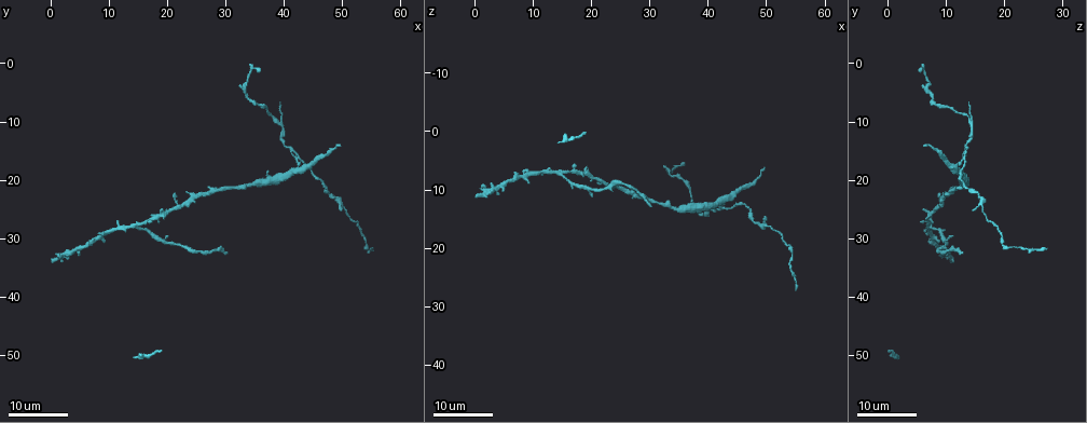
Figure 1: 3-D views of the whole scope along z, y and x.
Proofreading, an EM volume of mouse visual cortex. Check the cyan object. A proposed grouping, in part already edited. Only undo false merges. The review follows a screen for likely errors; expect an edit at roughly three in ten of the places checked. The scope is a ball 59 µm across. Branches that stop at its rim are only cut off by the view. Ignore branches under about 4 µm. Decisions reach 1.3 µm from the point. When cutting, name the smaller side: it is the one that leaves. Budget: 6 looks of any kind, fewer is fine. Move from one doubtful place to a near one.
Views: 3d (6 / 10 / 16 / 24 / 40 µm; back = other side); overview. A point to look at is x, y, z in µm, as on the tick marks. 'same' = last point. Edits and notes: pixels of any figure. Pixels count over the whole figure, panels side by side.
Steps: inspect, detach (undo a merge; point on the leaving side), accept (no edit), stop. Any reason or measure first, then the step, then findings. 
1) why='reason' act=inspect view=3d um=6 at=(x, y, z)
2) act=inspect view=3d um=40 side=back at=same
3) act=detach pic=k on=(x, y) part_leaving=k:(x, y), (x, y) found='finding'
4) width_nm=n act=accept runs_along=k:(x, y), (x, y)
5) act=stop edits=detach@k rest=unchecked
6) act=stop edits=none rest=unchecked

act=inspect view=3d um=16 at=(14.5, 28.0, 8.0)

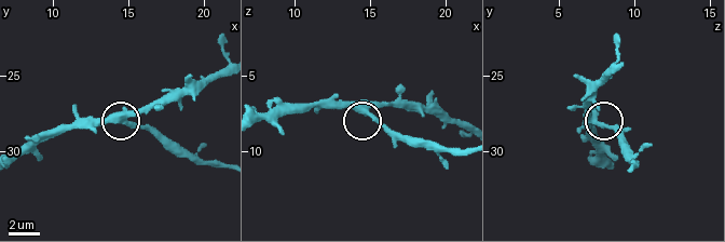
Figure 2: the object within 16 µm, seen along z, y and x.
act=inspect view=3d um=10 at=(14.8, 28.0, 7.6)

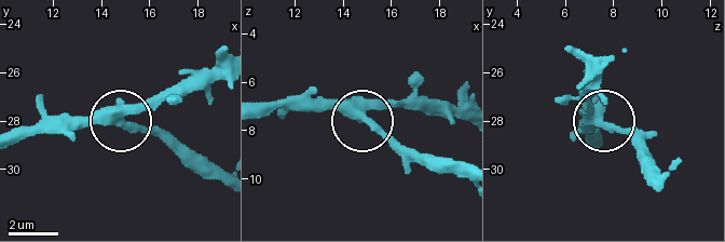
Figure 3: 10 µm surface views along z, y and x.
act=accept runs_along=3:(465, 118), (397, 104), (360, 118), (288, 110) found='continuous, no second neuron'

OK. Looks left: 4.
act=inspect view=3d um=24 at=(24.0, 32.5, 8.5)

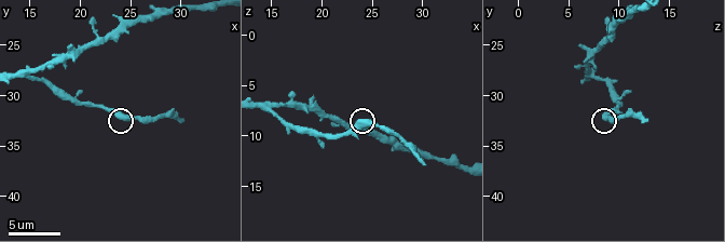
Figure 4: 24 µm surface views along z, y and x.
act=inspect view=3d um=6 at=(24.4, 32.2, 8.6)

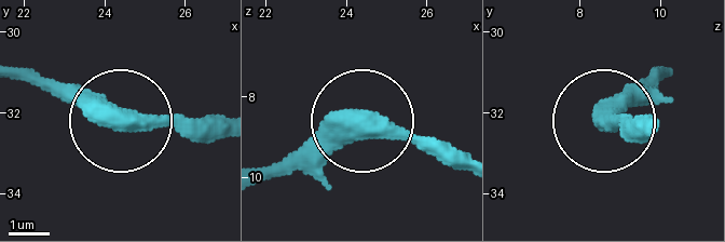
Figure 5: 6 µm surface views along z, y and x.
act=inspect view=3d um=6 side=back at=(24.45, 32.30, 8.65)

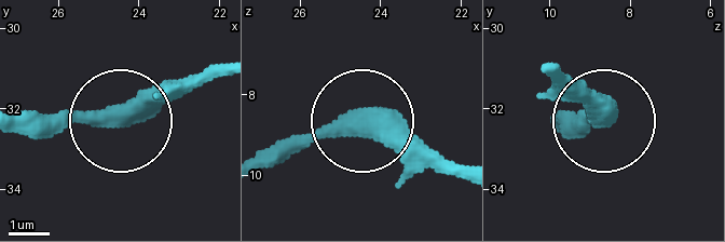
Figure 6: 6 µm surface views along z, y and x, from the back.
act=accept runs_along=6:(223, 67), (162, 81), (110, 119), (21, 119) found='all the same neuron'

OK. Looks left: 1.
act=stop edits=none rest=unchecked

